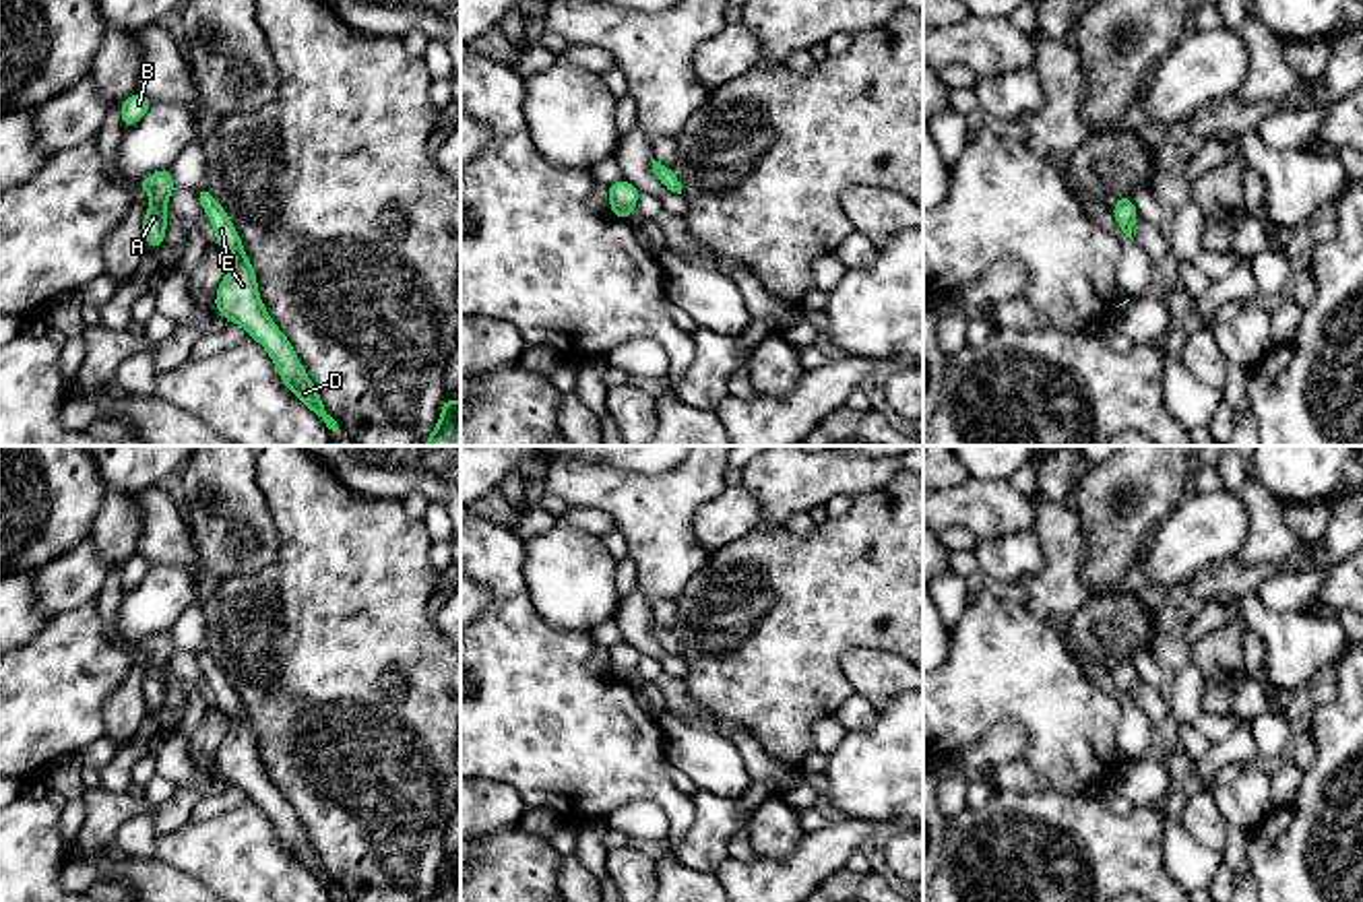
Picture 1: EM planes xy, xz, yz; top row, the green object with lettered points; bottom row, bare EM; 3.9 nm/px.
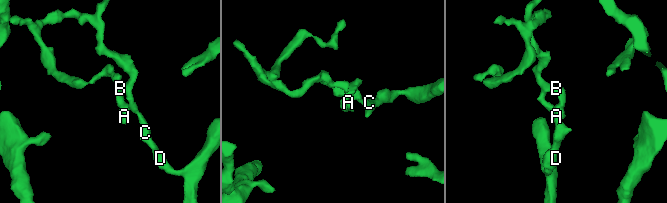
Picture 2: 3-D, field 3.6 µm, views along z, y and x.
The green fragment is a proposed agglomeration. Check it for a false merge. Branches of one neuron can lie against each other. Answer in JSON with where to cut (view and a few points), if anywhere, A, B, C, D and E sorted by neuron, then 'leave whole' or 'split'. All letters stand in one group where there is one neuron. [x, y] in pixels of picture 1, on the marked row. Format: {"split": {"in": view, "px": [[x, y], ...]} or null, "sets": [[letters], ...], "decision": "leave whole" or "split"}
{"split": null, "sets": [["A", "B", "C", "D", "E"]], "decision": "leave whole"}

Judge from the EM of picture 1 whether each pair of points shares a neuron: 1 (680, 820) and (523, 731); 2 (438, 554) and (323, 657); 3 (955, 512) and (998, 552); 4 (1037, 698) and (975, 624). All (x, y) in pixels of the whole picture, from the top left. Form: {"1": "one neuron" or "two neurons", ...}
{"1": "one neuron", "2": "two neurons", "3": "two neurons", "4": "one neuron"}

